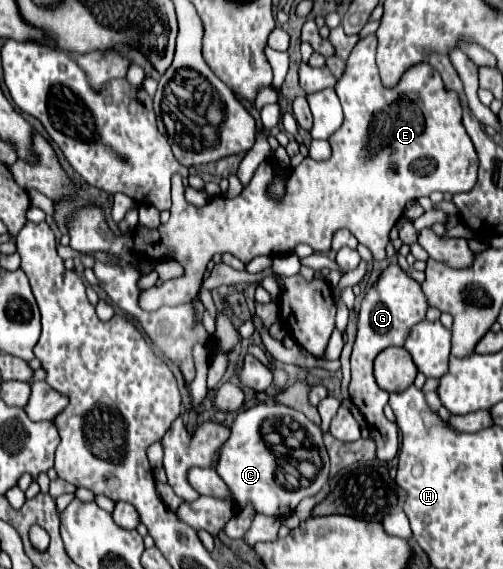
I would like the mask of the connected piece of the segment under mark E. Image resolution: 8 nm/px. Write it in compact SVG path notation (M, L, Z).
M376 34L360 38L352 48L344 74L336 82L334 90L344 108L342 126L328 138L332 156L324 162L302 160L296 168L290 168L284 180L284 196L274 200L268 194L272 180L276 178L275 170L269 160L265 160L256 168L250 184L236 198L212 198L210 204L198 208L186 202L184 186L180 176L172 176L172 208L170 220L160 224L158 228L146 228L138 224L134 228L134 256L146 258L152 262L164 260L168 254L184 268L184 276L172 278L162 286L152 286L144 290L138 298L138 306L146 312L158 310L160 306L178 306L186 302L186 280L200 280L202 264L208 264L210 258L220 252L234 252L240 262L250 262L254 256L268 256L290 252L298 242L310 244L314 250L330 250L330 240L336 230L348 228L360 244L364 244L374 260L386 258L388 232L398 222L398 214L404 212L408 200L416 200L420 196L430 196L434 190L440 192L466 192L476 184L478 172L478 156L472 146L470 136L462 126L462 106L460 98L454 90L446 90L438 70L428 62L414 64L408 68L400 82L394 88L384 88L380 82L378 68L374 62L376 54Z

